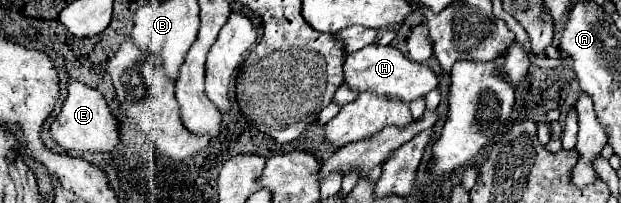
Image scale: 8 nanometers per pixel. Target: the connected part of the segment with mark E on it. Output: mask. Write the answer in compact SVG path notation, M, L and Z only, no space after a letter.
M68 84L66 98L62 102L62 110L52 122L50 136L54 142L64 150L78 150L78 152L110 152L118 144L118 126L112 112L106 106L104 96L88 88L84 84Z

